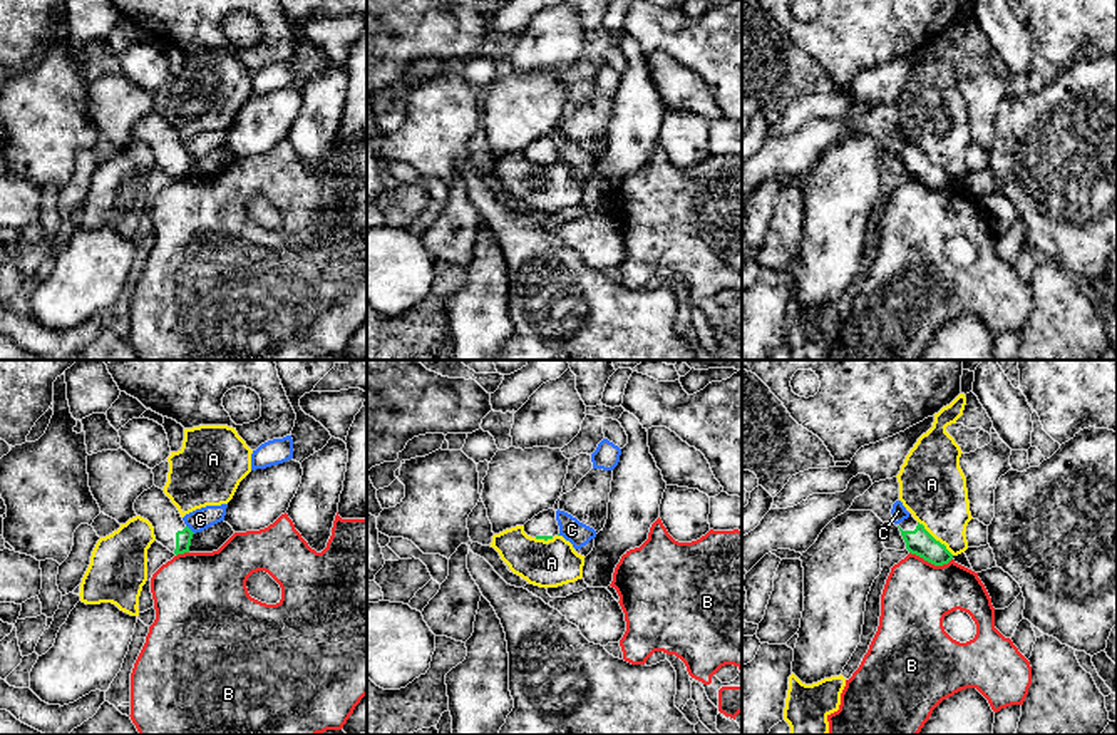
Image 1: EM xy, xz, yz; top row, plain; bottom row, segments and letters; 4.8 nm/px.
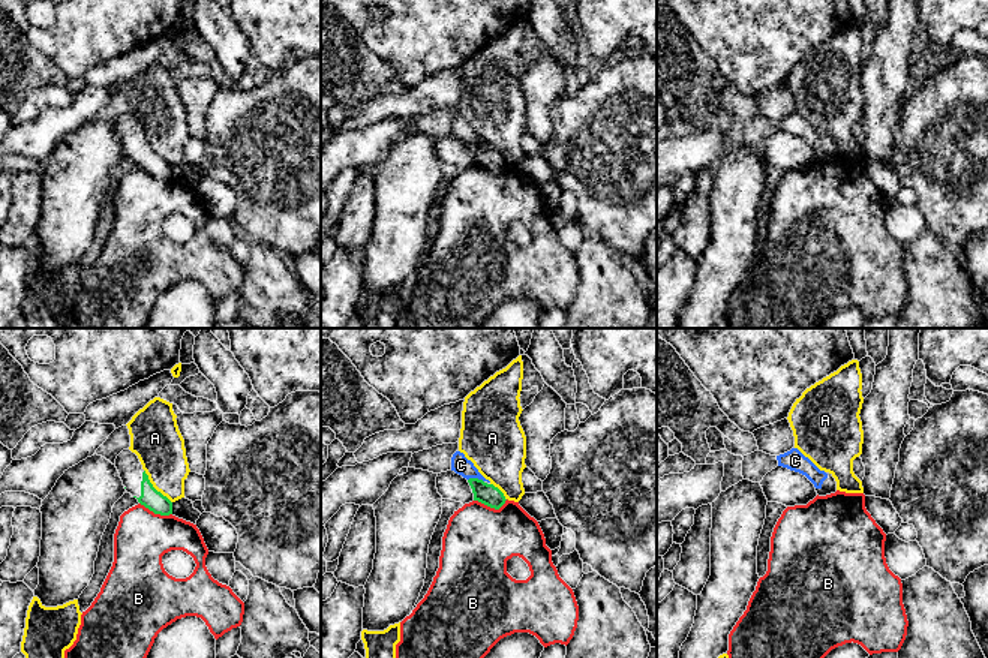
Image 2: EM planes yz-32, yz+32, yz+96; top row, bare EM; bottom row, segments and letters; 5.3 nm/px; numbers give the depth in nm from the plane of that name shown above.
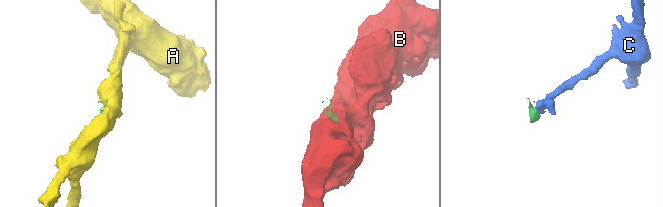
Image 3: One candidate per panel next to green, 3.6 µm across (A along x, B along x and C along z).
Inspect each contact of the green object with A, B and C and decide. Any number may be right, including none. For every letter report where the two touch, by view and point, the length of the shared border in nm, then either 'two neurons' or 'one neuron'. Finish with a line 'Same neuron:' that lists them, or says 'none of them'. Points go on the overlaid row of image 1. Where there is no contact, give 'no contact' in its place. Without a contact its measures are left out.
A: meets green in yz at (935, 539); contact 240 nm long; two neurons
B: meets green in yz at (931, 563); contact 220 nm long; two neurons
C: meets green in xy at (190, 529); contact 60 nm long; two neurons
Same neuron: none of them

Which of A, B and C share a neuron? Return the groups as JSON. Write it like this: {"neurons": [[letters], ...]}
{"neurons": [["A"], ["B"], ["C"]]}

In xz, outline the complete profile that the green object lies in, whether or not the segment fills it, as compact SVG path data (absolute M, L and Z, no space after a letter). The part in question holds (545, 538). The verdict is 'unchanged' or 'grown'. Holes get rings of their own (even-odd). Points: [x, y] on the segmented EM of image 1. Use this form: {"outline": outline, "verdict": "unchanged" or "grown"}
{"outline": "M548 509L534 516L531 521L524 524L524 532L536 539L553 539L559 534L559 526L556 521L556 511Z", "verdict": "grown"}

